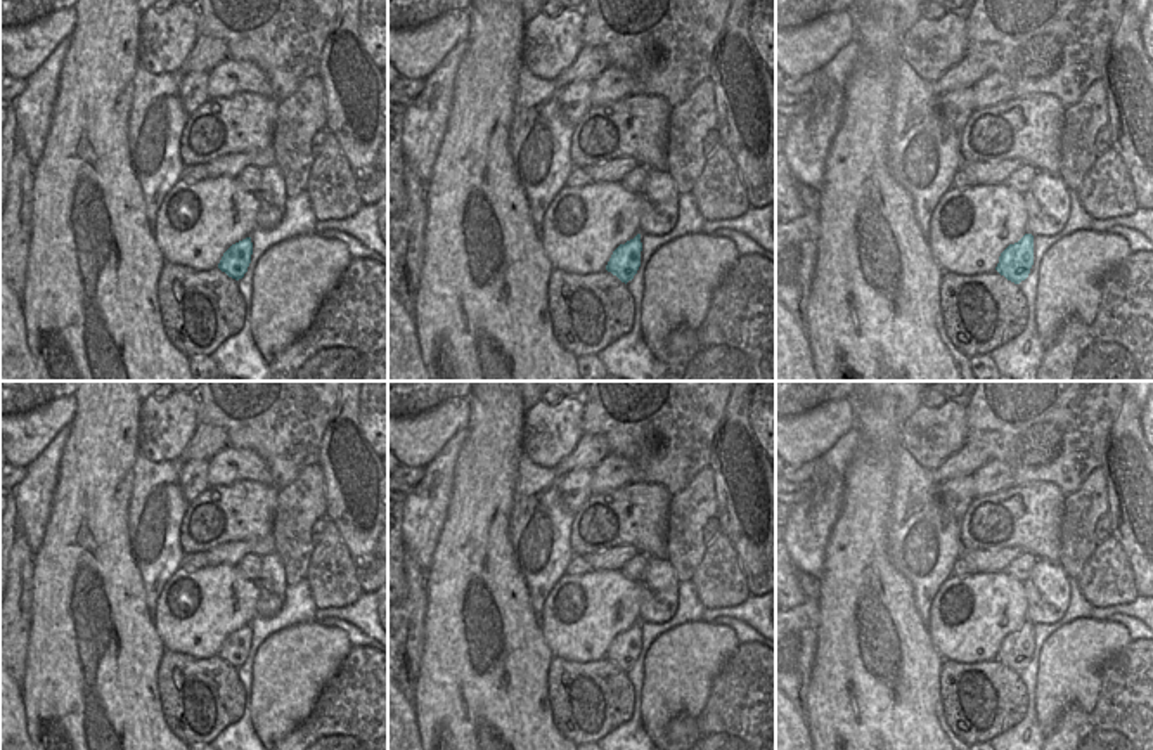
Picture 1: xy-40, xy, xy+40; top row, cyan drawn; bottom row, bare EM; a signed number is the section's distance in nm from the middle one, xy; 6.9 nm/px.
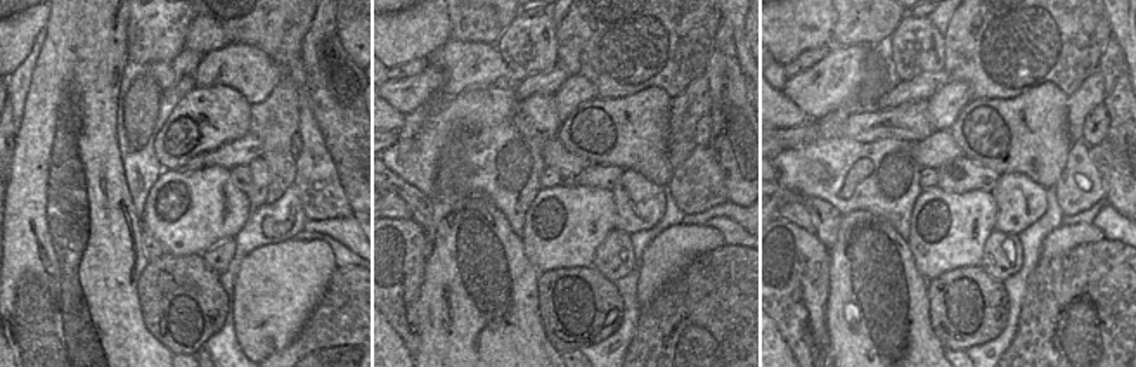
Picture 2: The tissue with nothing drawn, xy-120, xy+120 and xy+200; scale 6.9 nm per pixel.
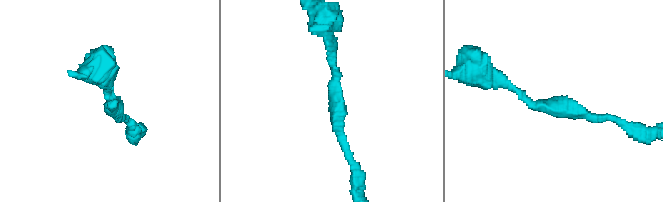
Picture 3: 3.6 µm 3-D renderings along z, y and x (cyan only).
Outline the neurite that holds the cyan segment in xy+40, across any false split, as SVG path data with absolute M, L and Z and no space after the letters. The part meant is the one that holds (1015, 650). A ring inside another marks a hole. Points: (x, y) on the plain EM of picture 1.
M1025 622L1018 630L1009 632L999 644L995 658L1008 669L1020 672L1034 653L1034 624Z

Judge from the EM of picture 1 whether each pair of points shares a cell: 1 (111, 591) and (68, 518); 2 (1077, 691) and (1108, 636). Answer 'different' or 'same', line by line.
1: same
2: same

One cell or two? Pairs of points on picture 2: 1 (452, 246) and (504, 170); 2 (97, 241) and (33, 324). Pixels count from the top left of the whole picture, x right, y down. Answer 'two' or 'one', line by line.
1: two
2: one

